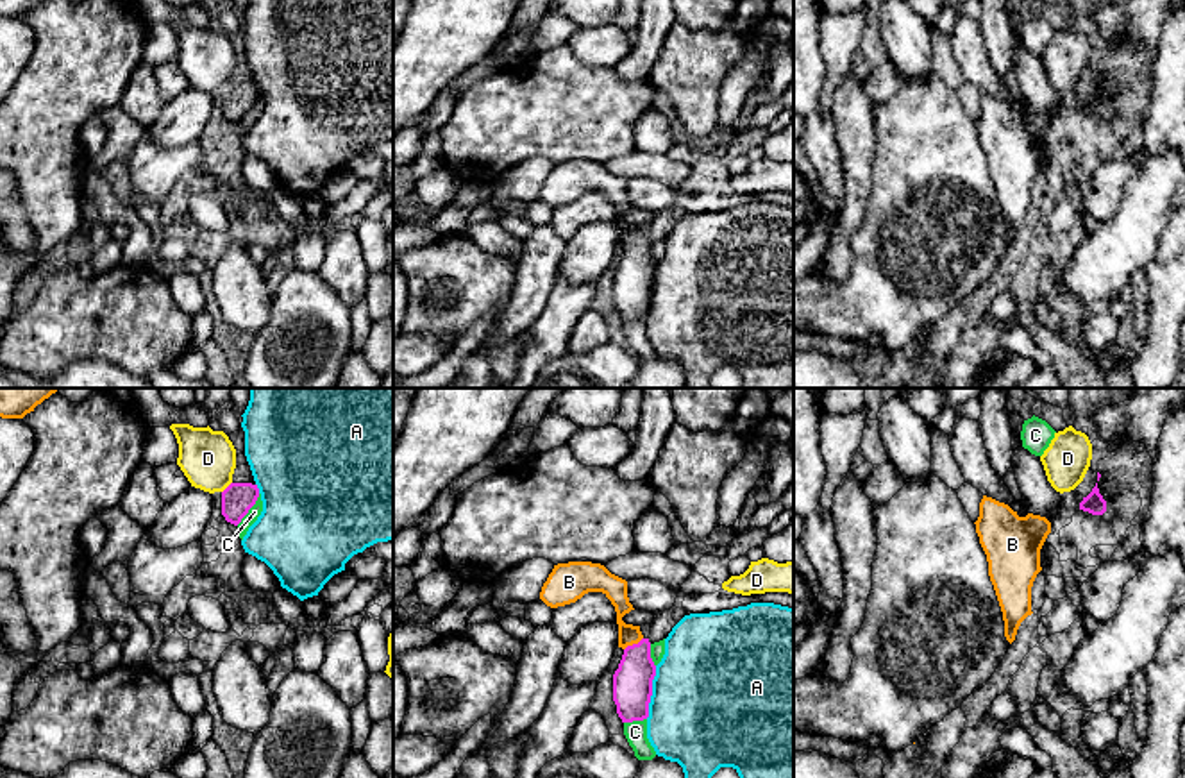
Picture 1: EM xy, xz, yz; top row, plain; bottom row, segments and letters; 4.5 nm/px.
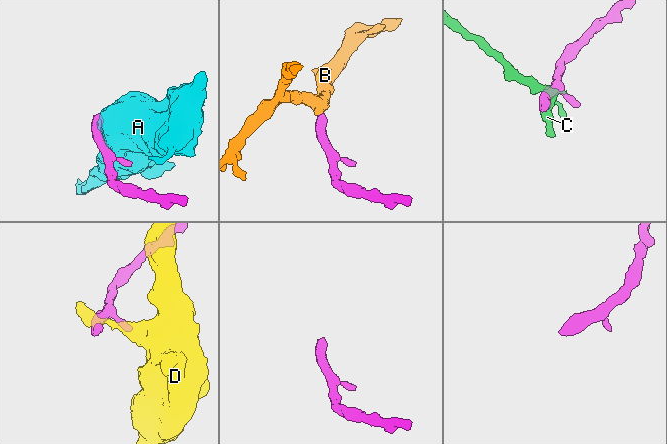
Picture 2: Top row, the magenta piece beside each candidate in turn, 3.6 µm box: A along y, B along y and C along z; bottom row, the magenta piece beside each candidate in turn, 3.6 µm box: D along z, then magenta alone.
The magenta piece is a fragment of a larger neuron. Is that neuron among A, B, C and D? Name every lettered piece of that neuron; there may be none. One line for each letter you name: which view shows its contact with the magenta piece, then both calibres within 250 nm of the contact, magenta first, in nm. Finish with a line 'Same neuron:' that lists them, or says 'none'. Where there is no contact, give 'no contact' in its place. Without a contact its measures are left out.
B: meets magenta in xz; 180 nm thick on the magenta side, 100 nm on the other
Same neuron: B

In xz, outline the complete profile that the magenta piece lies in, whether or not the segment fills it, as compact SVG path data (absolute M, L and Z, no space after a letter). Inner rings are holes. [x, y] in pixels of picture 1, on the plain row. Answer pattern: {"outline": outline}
{"outline": "M558 163L543 182L540 199L547 206L558 207L576 202L588 191L602 191L617 211L618 247L624 249L613 274L617 313L622 322L643 320L649 317L656 265L651 258L651 241L642 234L640 225L622 220L626 213L635 209L627 197L627 181L601 163Z"}

